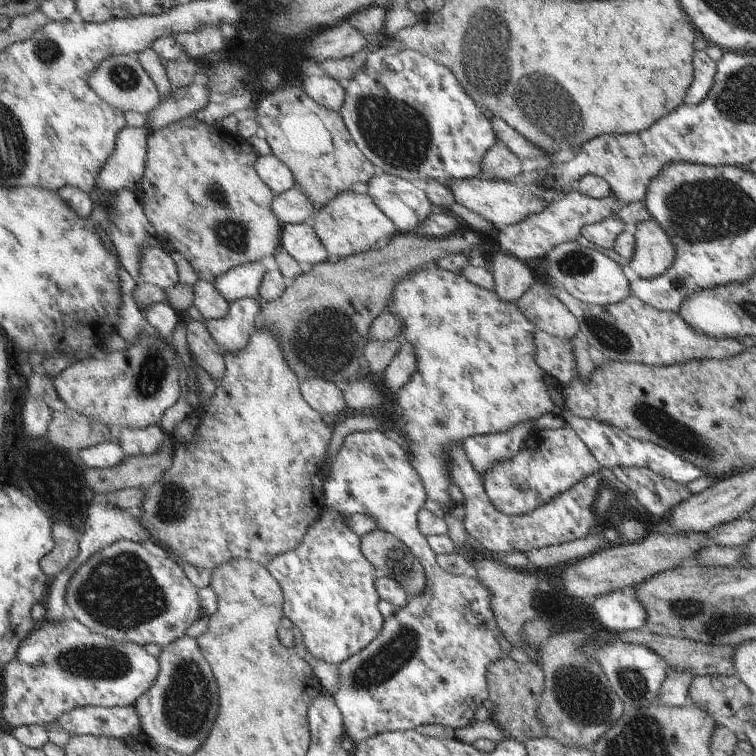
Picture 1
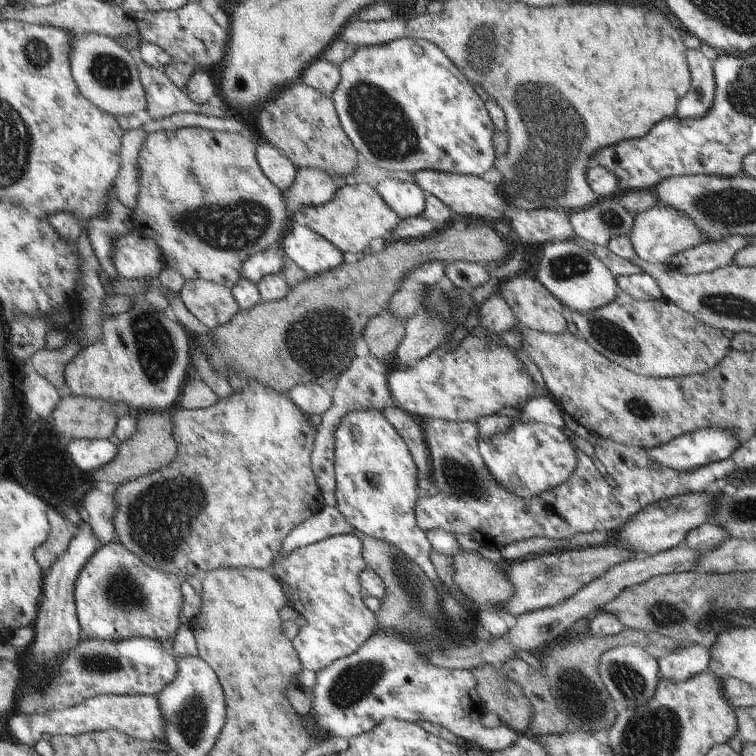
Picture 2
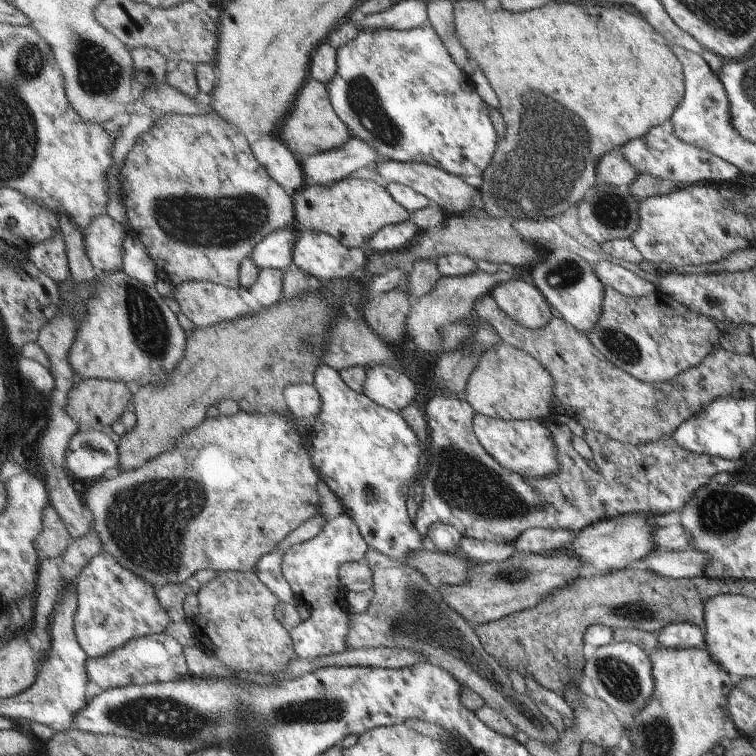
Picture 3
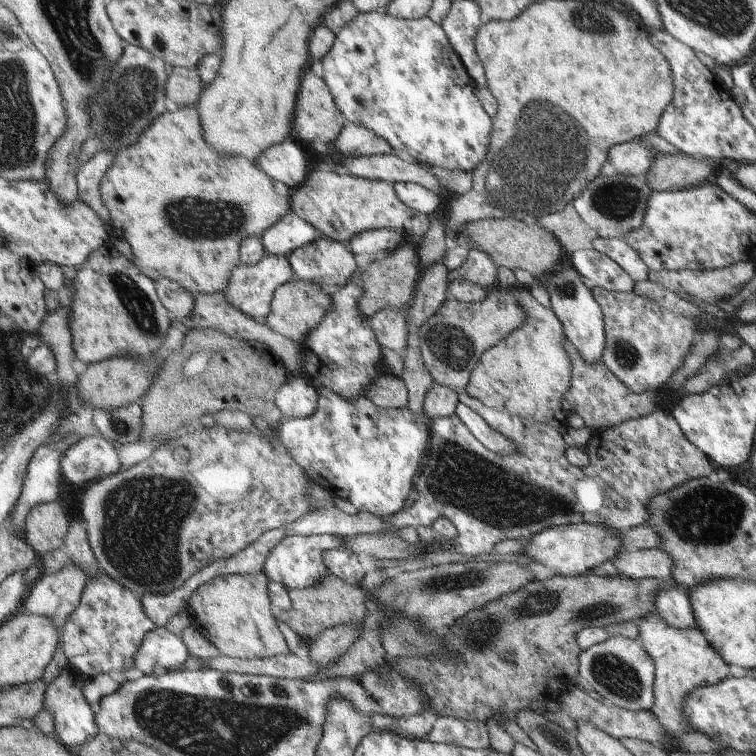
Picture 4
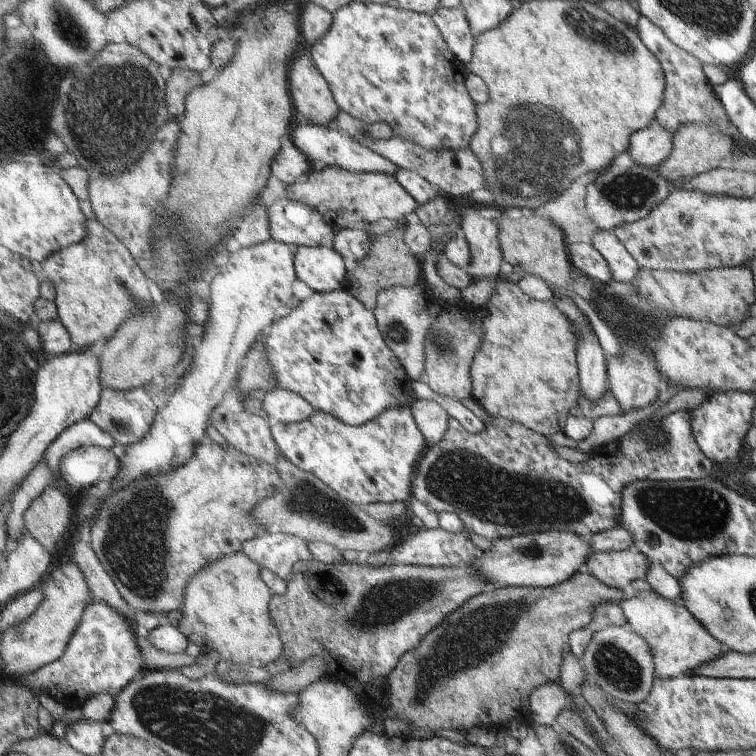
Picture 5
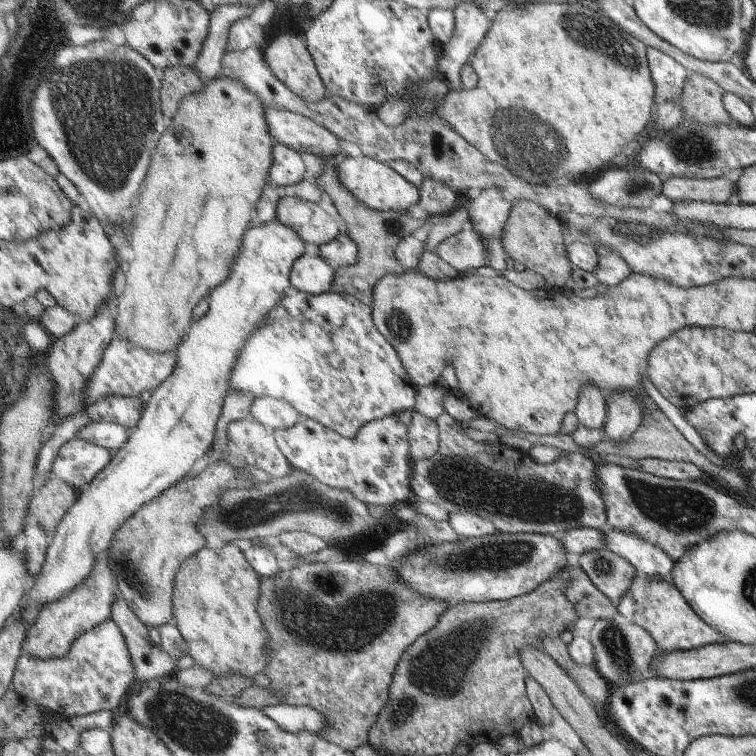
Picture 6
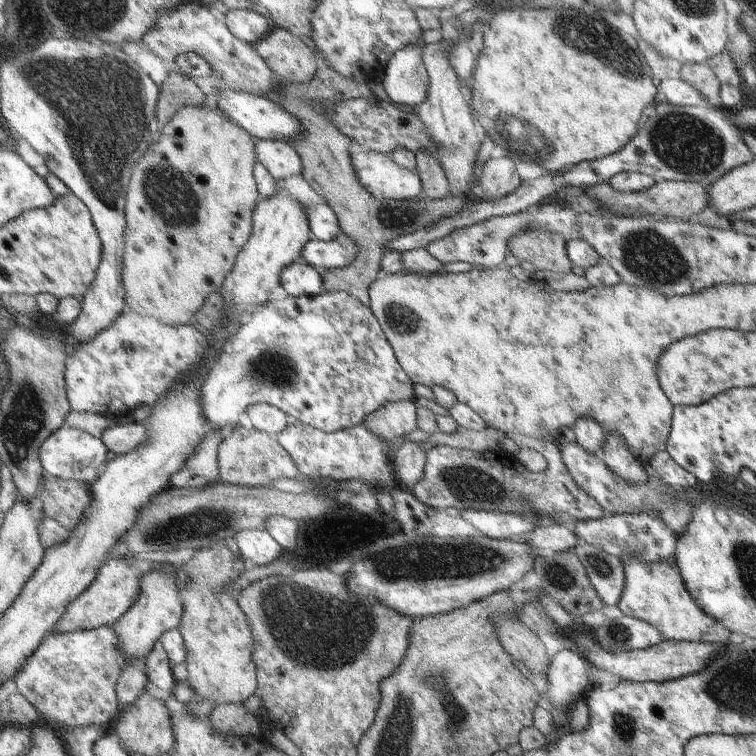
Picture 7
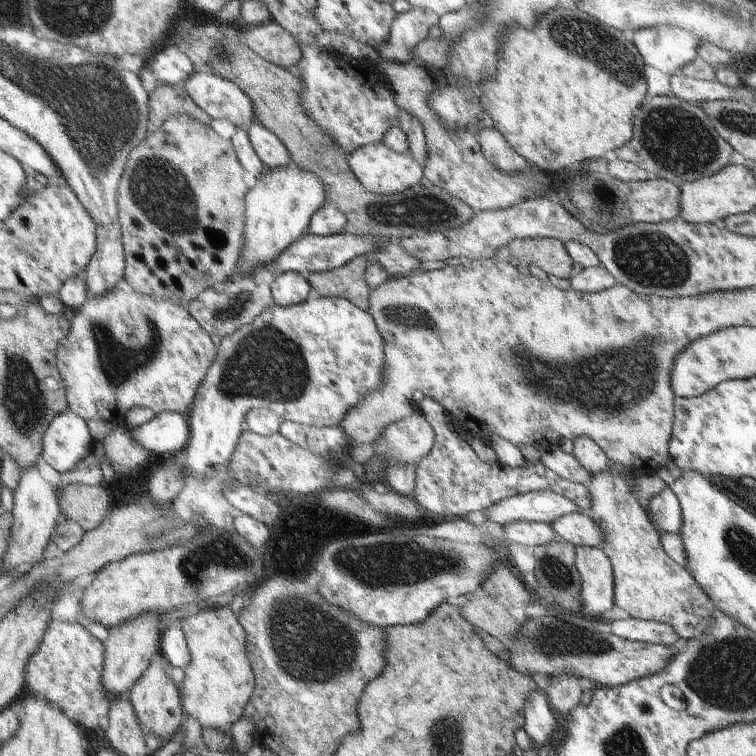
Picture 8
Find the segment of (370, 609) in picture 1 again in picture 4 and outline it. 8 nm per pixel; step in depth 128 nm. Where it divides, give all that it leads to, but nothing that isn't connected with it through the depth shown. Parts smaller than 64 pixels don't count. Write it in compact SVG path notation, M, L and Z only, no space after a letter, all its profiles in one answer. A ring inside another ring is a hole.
M333 534L309 535L309 536L286 536L279 540L267 554L262 564L262 574L268 580L279 582L285 589L300 589L313 586L317 580L327 576L327 568L324 565L324 552L336 548L343 549L343 537Z

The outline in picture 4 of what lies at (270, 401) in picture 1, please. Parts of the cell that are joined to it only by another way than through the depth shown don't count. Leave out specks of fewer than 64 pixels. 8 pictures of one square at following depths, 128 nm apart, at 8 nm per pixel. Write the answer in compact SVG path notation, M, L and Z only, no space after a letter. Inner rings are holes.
M212 426L201 428L193 434L187 434L184 439L165 439L165 445L154 450L153 454L145 460L142 460L128 469L122 469L116 475L107 476L93 482L84 494L81 502L81 514L88 528L89 538L93 547L93 556L97 565L107 572L109 578L117 580L123 588L131 590L133 596L141 598L143 594L167 594L168 591L176 592L189 579L189 576L195 574L197 570L215 560L231 558L237 552L241 552L249 544L255 543L264 532L268 530L285 526L300 518L307 510L307 504L311 506L311 498L306 498L308 486L311 481L304 469L283 448L283 444L278 442L275 437L266 437L257 428L251 430L225 430L223 426Z

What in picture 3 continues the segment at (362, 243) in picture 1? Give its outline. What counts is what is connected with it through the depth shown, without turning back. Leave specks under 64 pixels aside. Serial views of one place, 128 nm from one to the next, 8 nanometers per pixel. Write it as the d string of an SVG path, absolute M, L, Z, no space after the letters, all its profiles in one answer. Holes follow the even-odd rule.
M347 177L329 186L304 184L290 195L294 226L328 234L348 249L361 246L361 242L365 242L371 234L375 235L380 228L401 224L411 218L411 214L385 192L385 187L369 179Z

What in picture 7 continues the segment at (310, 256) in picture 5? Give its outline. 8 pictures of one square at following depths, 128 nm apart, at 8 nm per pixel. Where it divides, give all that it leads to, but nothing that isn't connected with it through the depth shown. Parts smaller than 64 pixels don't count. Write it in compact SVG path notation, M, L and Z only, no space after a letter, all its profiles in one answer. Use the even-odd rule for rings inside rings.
M300 261L284 268L281 275L281 288L288 296L315 296L323 292L322 282L317 270Z

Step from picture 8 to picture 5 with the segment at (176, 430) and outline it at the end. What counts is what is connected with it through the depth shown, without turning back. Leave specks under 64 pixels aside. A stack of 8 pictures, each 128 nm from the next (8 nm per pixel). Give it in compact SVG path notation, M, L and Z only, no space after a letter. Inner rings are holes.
M89 419L75 423L61 433L61 436L47 448L44 459L47 460L49 468L55 472L55 481L61 476L60 460L73 450L81 447L97 446L101 448L112 448L115 440Z

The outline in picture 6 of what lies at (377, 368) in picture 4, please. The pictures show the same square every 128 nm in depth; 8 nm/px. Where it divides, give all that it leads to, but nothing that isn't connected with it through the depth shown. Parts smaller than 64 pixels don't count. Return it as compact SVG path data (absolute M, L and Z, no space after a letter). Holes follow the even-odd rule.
M331 290L318 294L307 294L304 292L295 292L287 294L283 300L265 316L263 324L251 332L249 340L245 340L245 348L241 348L241 354L237 356L237 364L233 364L233 372L229 374L229 391L232 392L249 392L254 398L271 397L285 400L287 404L291 404L293 408L300 413L301 418L311 418L317 420L319 424L323 424L325 428L331 428L333 432L345 436L345 438L353 438L356 432L363 427L365 423L372 420L381 420L383 417L394 415L402 410L413 411L413 388L411 382L407 378L403 370L404 365L397 360L395 349L389 346L389 341L385 340L384 335L376 328L375 321L372 319L372 309L364 302L357 300L356 297L345 293L337 293Z

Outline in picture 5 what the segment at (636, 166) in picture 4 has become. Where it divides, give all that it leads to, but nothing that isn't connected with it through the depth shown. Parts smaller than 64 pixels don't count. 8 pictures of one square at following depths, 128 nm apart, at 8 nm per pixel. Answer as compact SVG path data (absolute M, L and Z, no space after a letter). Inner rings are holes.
M654 120L643 131L631 136L631 143L625 151L633 165L654 169L669 156L671 138L672 134L663 130Z

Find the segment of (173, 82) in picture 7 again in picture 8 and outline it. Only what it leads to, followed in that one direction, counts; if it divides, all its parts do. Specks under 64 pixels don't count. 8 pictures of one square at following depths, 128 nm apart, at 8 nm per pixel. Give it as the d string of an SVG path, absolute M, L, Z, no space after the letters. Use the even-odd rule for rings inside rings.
M161 85L153 90L153 100L148 100L148 123L160 125L172 114L192 115L199 122L208 123L209 117L204 114L193 100L187 96L183 86Z

